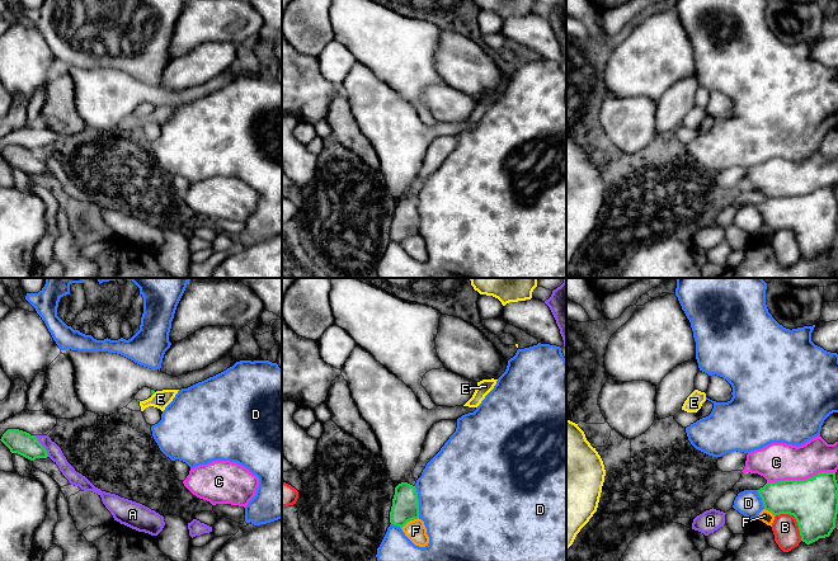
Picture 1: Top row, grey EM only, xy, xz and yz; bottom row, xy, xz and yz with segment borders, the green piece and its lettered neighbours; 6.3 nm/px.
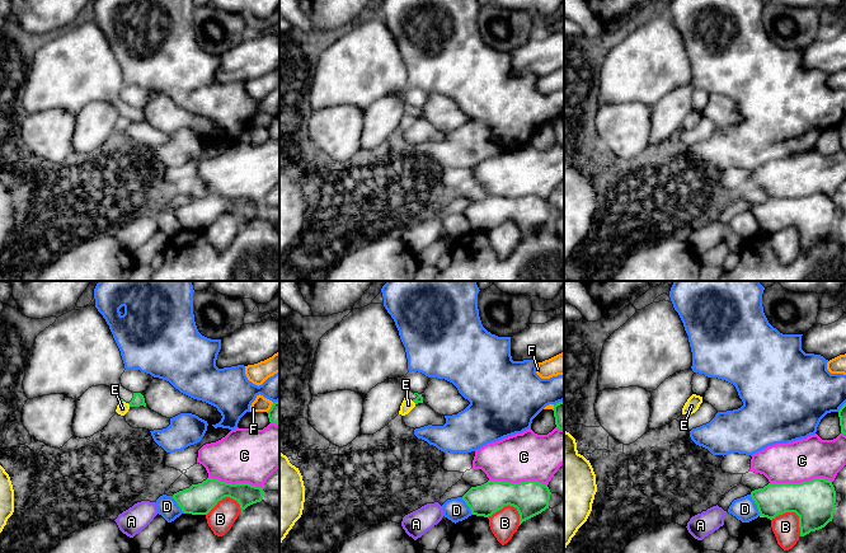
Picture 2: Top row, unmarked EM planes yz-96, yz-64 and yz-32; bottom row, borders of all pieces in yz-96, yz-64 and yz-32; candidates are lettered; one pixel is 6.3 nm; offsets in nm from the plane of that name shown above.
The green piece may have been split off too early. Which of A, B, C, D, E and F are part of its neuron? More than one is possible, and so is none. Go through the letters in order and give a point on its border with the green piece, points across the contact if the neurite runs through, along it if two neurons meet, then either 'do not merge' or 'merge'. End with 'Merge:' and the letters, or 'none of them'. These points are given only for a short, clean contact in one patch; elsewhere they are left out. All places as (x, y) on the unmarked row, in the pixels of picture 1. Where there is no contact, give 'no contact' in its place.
A: meets green in xy at (42, 161); do not merge
B: meets green in yz at (795, 234); do not merge
C: meets green in yz at (800, 196); do not merge
D: meets green in xz at (418, 217); do not merge
E: meets green in xy at (151, 111); border along xy (155, 108), (149, 114); do not merge
F: meets green in xz at (409, 236); do not merge
Merge: none of them

